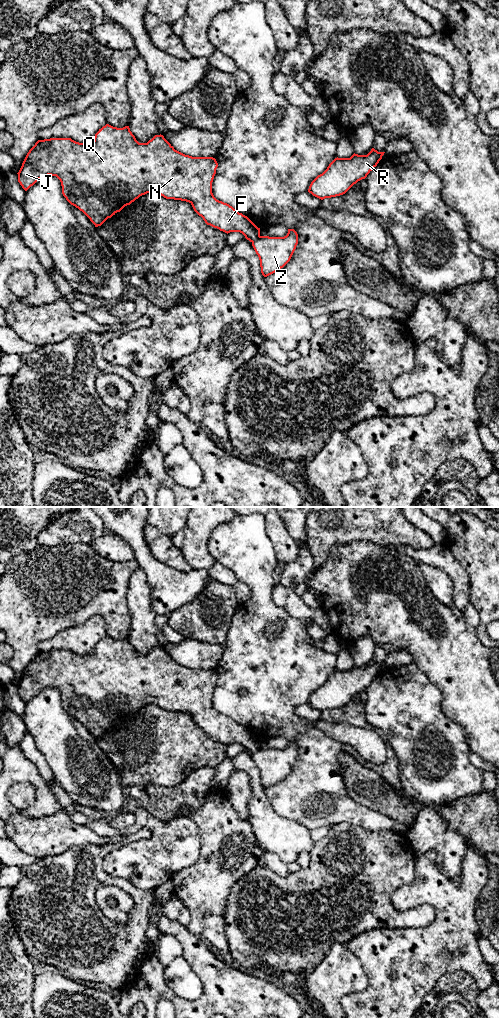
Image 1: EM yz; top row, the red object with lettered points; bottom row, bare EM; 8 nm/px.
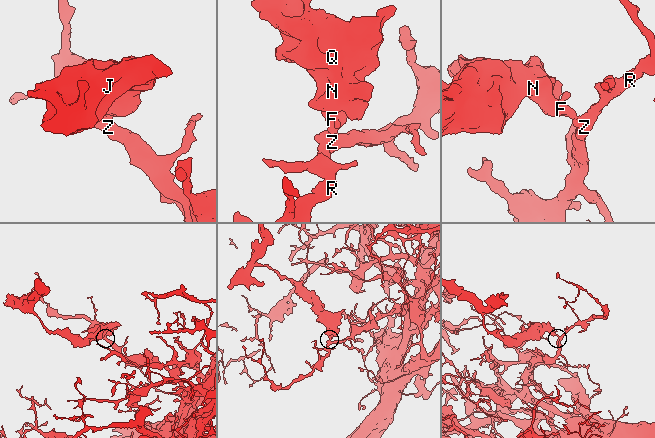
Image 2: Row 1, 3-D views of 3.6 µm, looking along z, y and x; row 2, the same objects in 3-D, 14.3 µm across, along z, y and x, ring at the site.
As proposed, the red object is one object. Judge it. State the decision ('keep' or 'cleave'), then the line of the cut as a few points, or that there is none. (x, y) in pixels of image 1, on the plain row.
cleave | yz (259, 747), (252, 754)

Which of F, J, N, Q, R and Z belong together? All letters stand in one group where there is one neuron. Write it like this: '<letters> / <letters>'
F J N Q / R Z

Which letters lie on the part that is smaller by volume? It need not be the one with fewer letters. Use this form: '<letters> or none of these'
F, J, N, Q

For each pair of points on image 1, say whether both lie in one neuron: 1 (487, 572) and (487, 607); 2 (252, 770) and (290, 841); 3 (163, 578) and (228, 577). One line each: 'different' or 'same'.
1: same
2: same
3: different

